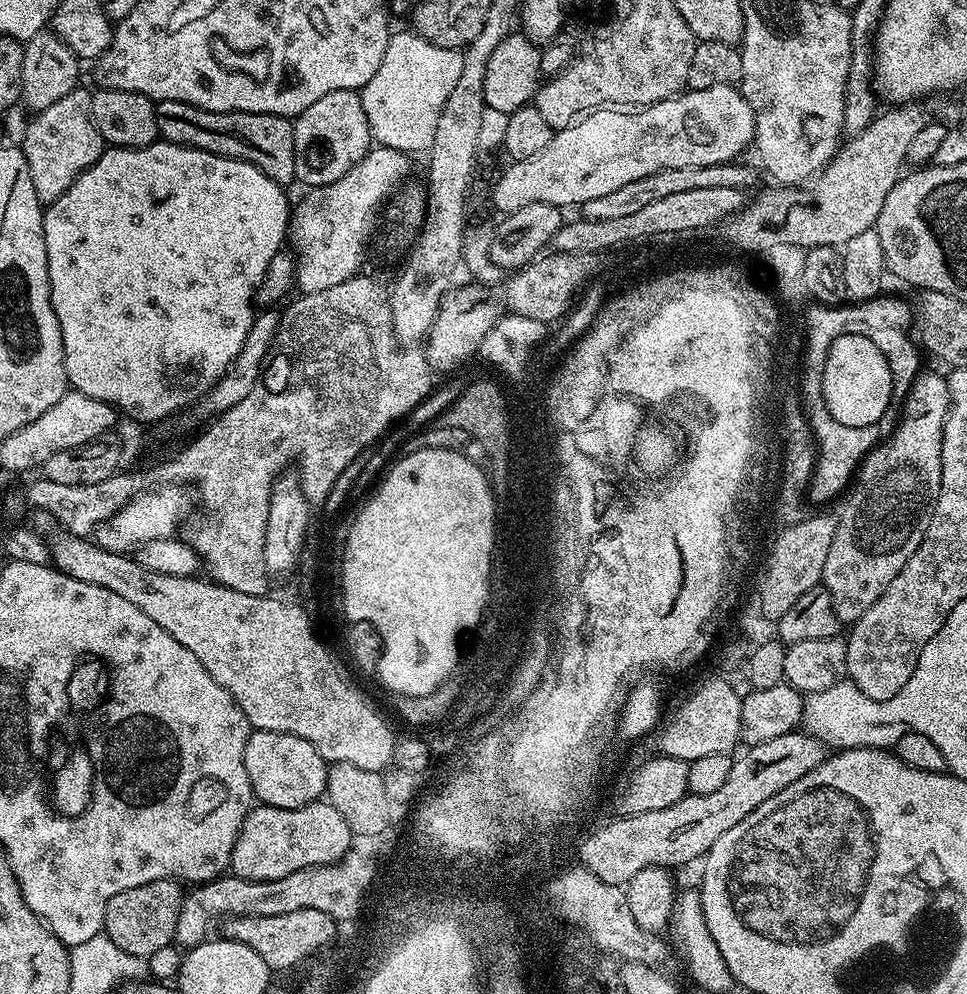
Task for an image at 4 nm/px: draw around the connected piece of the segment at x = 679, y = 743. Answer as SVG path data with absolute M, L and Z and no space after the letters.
M727 679L705 680L700 688L676 713L660 736L659 751L666 756L689 762L704 754L731 753L735 744L741 743L742 726L741 693L736 693L726 682Z

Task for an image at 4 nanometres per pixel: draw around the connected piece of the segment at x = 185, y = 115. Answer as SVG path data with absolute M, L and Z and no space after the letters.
M161 100L156 104L156 117L160 136L170 144L184 144L213 152L219 156L229 156L235 160L245 160L274 182L285 186L295 181L295 142L293 121L287 116L258 114L257 112L215 112L190 106L186 102Z

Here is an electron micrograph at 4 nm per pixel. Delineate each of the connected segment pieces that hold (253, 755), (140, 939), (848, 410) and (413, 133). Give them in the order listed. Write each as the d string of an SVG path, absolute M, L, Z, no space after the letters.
M270 730L249 731L244 761L253 797L260 804L275 808L301 808L317 803L328 787L329 765L322 754L318 754L318 750L314 750L306 738L298 738L294 734Z
M155 880L146 882L146 886L134 886L134 890L122 890L122 894L114 894L114 898L106 902L103 935L109 936L114 946L118 946L118 950L126 950L126 954L147 958L154 954L154 950L162 950L162 946L175 941L178 914L182 910L185 895L185 889L175 880Z
M842 334L830 348L824 374L825 405L839 426L876 424L892 401L892 376L887 358L870 338Z
M407 31L389 35L382 63L359 94L372 139L379 147L424 154L434 142L438 114L442 114L442 106L446 106L446 98L462 74L464 54L455 48L434 46L415 31Z

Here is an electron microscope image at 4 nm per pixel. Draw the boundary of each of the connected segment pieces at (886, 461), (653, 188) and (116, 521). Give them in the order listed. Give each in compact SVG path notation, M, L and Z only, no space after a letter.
M921 371L902 403L896 431L865 456L855 473L854 483L847 493L848 501L844 509L838 512L836 533L826 554L822 581L822 587L830 594L834 614L840 619L841 625L855 624L858 618L862 618L862 614L866 614L866 610L870 610L870 606L874 606L874 602L878 602L886 586L894 582L898 570L906 566L910 554L918 550L926 534L926 526L930 526L936 499L940 497L942 438L949 407L947 379L936 372Z
M741 162L715 164L714 166L682 166L674 170L658 170L654 174L646 174L646 178L638 178L638 182L626 182L611 194L603 198L594 198L582 205L582 216L586 220L602 220L608 218L625 217L626 214L637 213L644 209L650 202L660 201L670 194L681 193L684 190L705 189L707 187L736 187L750 190L756 184L756 172L747 168Z
M166 484L156 486L156 489L145 490L139 496L135 496L129 504L122 506L110 518L97 524L94 529L94 541L102 550L122 552L125 554L135 553L142 542L154 542L154 538L166 538L176 536L176 527L184 520L184 515L192 508L194 496L187 487L182 484Z

